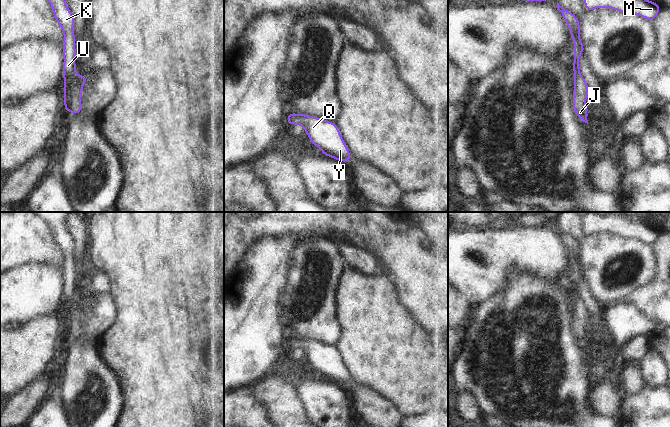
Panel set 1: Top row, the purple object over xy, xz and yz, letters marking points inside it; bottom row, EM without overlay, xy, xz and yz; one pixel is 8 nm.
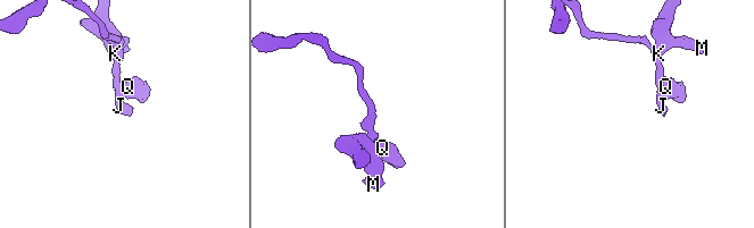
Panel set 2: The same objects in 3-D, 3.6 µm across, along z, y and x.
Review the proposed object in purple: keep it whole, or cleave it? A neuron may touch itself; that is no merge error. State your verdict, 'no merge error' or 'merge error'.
no merge error

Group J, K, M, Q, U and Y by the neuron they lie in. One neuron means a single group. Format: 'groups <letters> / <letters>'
groups J K M Q U Y

